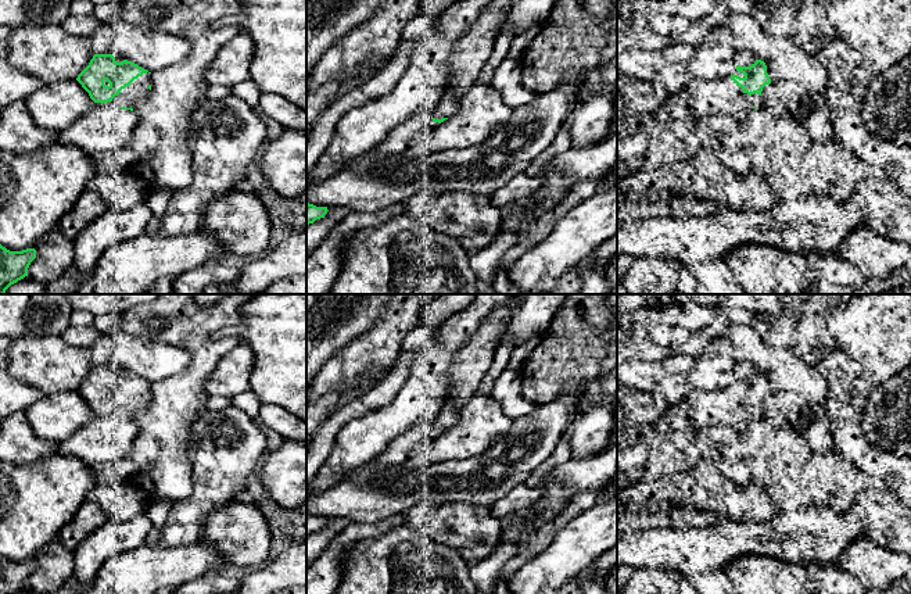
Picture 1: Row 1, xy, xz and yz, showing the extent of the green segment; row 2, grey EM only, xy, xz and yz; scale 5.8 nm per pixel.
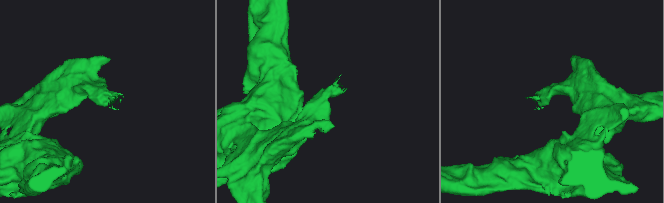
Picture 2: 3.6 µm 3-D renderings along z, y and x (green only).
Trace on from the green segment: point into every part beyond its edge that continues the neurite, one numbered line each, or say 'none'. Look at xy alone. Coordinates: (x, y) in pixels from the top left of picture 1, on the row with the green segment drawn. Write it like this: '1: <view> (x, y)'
1: xy (137, 90)

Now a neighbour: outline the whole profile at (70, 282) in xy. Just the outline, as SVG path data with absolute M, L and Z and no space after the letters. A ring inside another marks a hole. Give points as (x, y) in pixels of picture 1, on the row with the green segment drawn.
M71 265L60 278L46 285L46 294L76 294L85 279L86 275Z

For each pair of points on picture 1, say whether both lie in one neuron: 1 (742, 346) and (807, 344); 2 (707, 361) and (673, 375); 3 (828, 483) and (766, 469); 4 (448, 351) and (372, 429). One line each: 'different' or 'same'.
1: different
2: different
3: same
4: same

